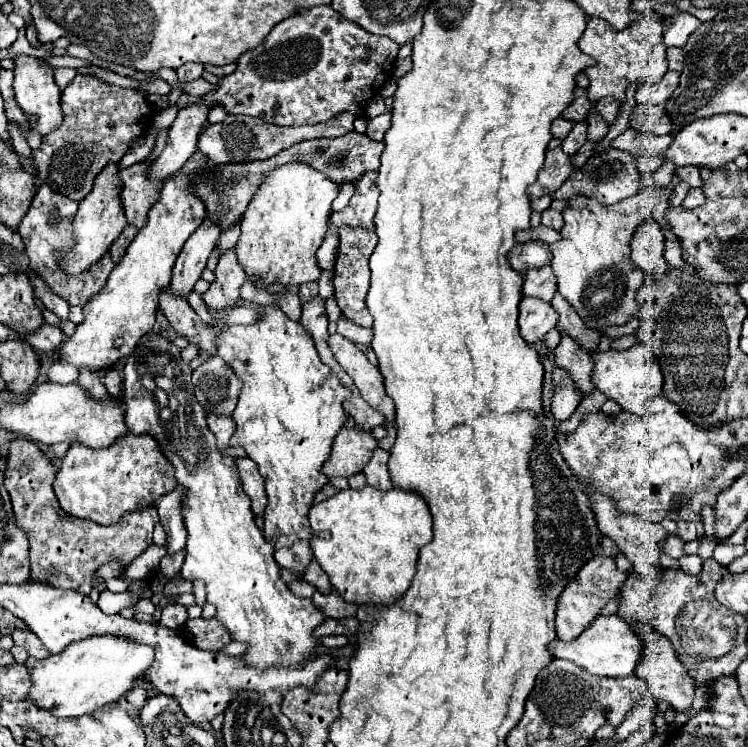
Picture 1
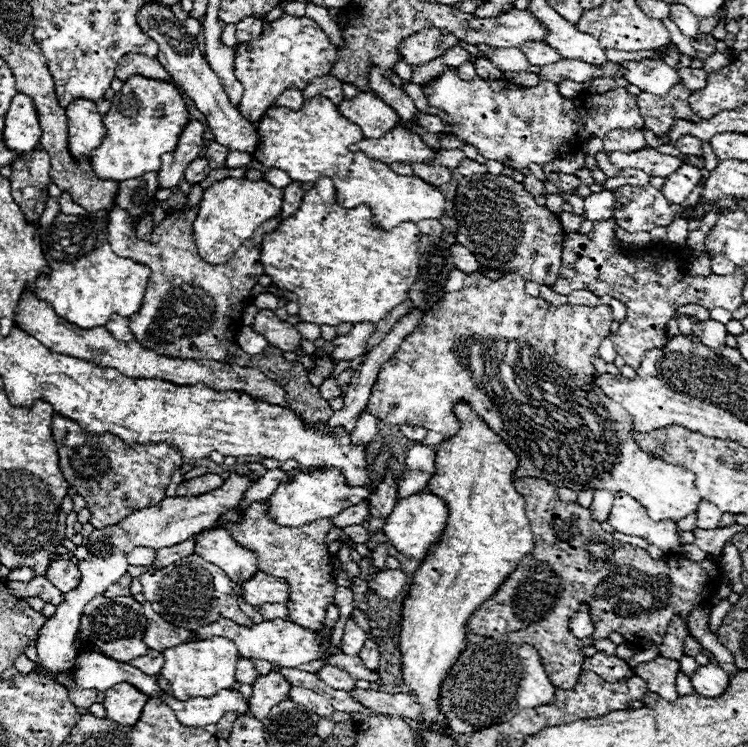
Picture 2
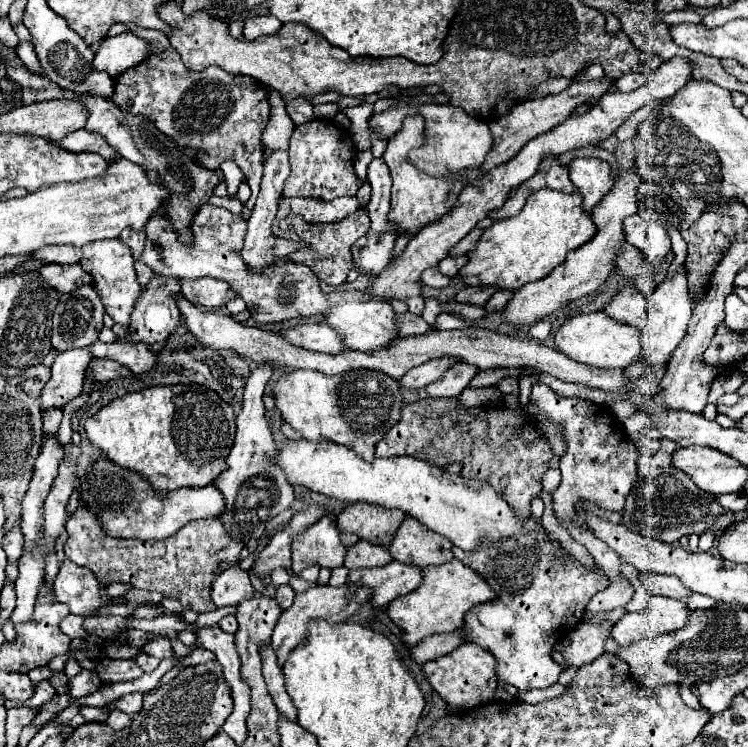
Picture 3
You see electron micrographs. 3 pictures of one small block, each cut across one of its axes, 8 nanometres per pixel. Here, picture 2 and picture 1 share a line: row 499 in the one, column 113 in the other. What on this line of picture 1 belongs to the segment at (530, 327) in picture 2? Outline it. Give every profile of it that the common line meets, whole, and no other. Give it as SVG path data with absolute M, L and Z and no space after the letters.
M114 634L90 636L86 640L72 642L70 646L66 646L64 652L50 654L44 660L36 660L32 656L28 658L28 672L34 682L34 686L30 690L30 698L34 698L34 702L38 702L38 706L52 710L54 716L78 718L78 716L96 712L110 702L120 700L134 686L134 682L144 676L144 672L152 666L152 662L154 662L154 648L148 644L138 644L134 640L114 636Z

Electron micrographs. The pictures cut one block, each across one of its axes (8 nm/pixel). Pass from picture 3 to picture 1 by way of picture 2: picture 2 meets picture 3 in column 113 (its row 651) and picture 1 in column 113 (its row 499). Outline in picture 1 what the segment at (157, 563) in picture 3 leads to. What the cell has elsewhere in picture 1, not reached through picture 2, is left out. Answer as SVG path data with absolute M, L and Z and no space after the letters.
M16 438L12 442L4 486L12 498L16 526L26 532L30 542L30 576L34 580L50 582L50 586L64 590L76 590L90 580L102 564L118 558L124 566L128 566L152 544L152 530L158 522L154 506L128 512L118 524L102 526L70 516L60 508L52 490L54 476L54 466L34 442L26 442L26 438Z

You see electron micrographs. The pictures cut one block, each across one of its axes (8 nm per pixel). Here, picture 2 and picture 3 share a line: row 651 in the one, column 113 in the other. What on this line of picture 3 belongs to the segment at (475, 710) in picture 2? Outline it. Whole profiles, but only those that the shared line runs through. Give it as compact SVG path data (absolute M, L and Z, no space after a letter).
M104 456L88 470L88 474L80 482L82 482L80 502L90 506L98 514L106 534L116 538L140 538L140 540L170 538L188 522L222 516L226 510L226 500L222 498L222 492L214 484L204 488L182 488L170 494L156 494L144 478L112 464Z

